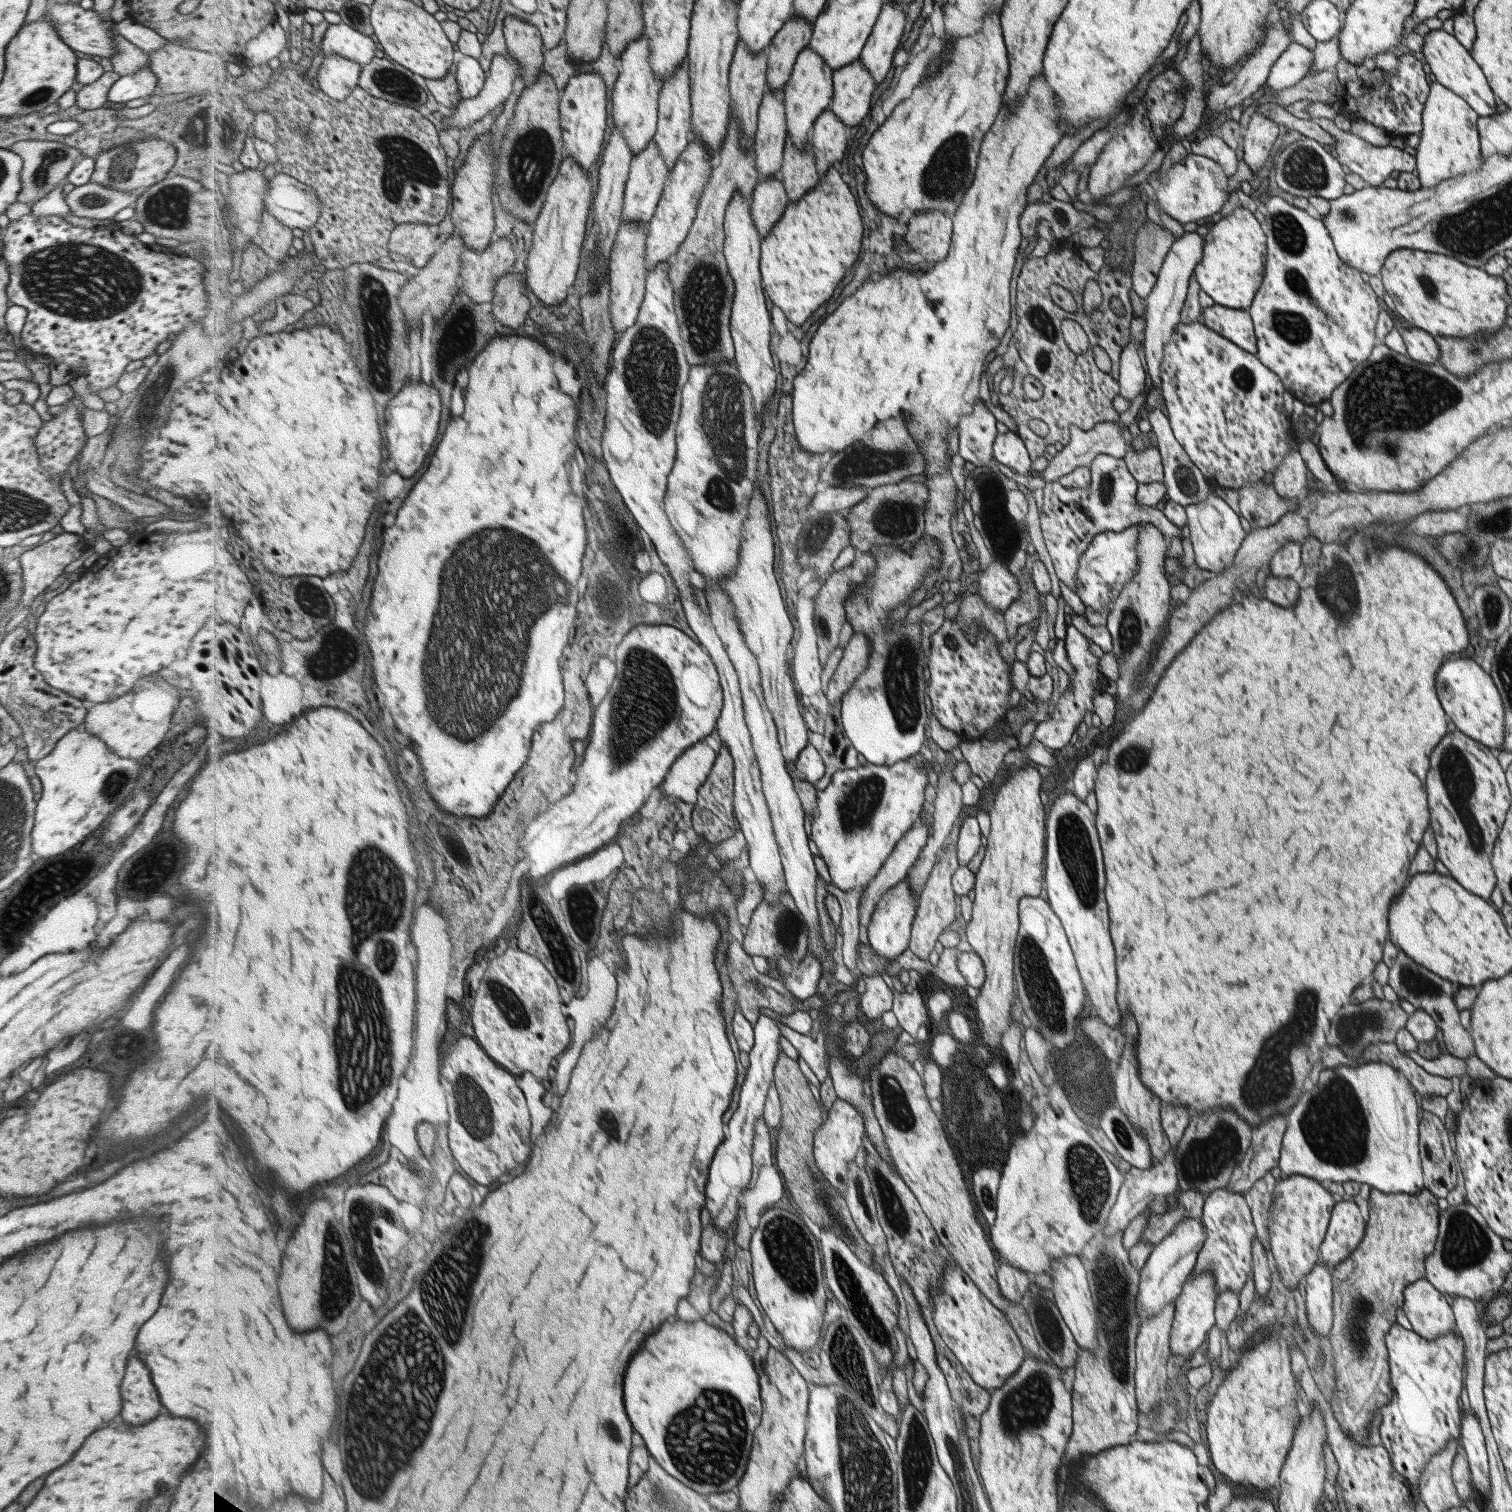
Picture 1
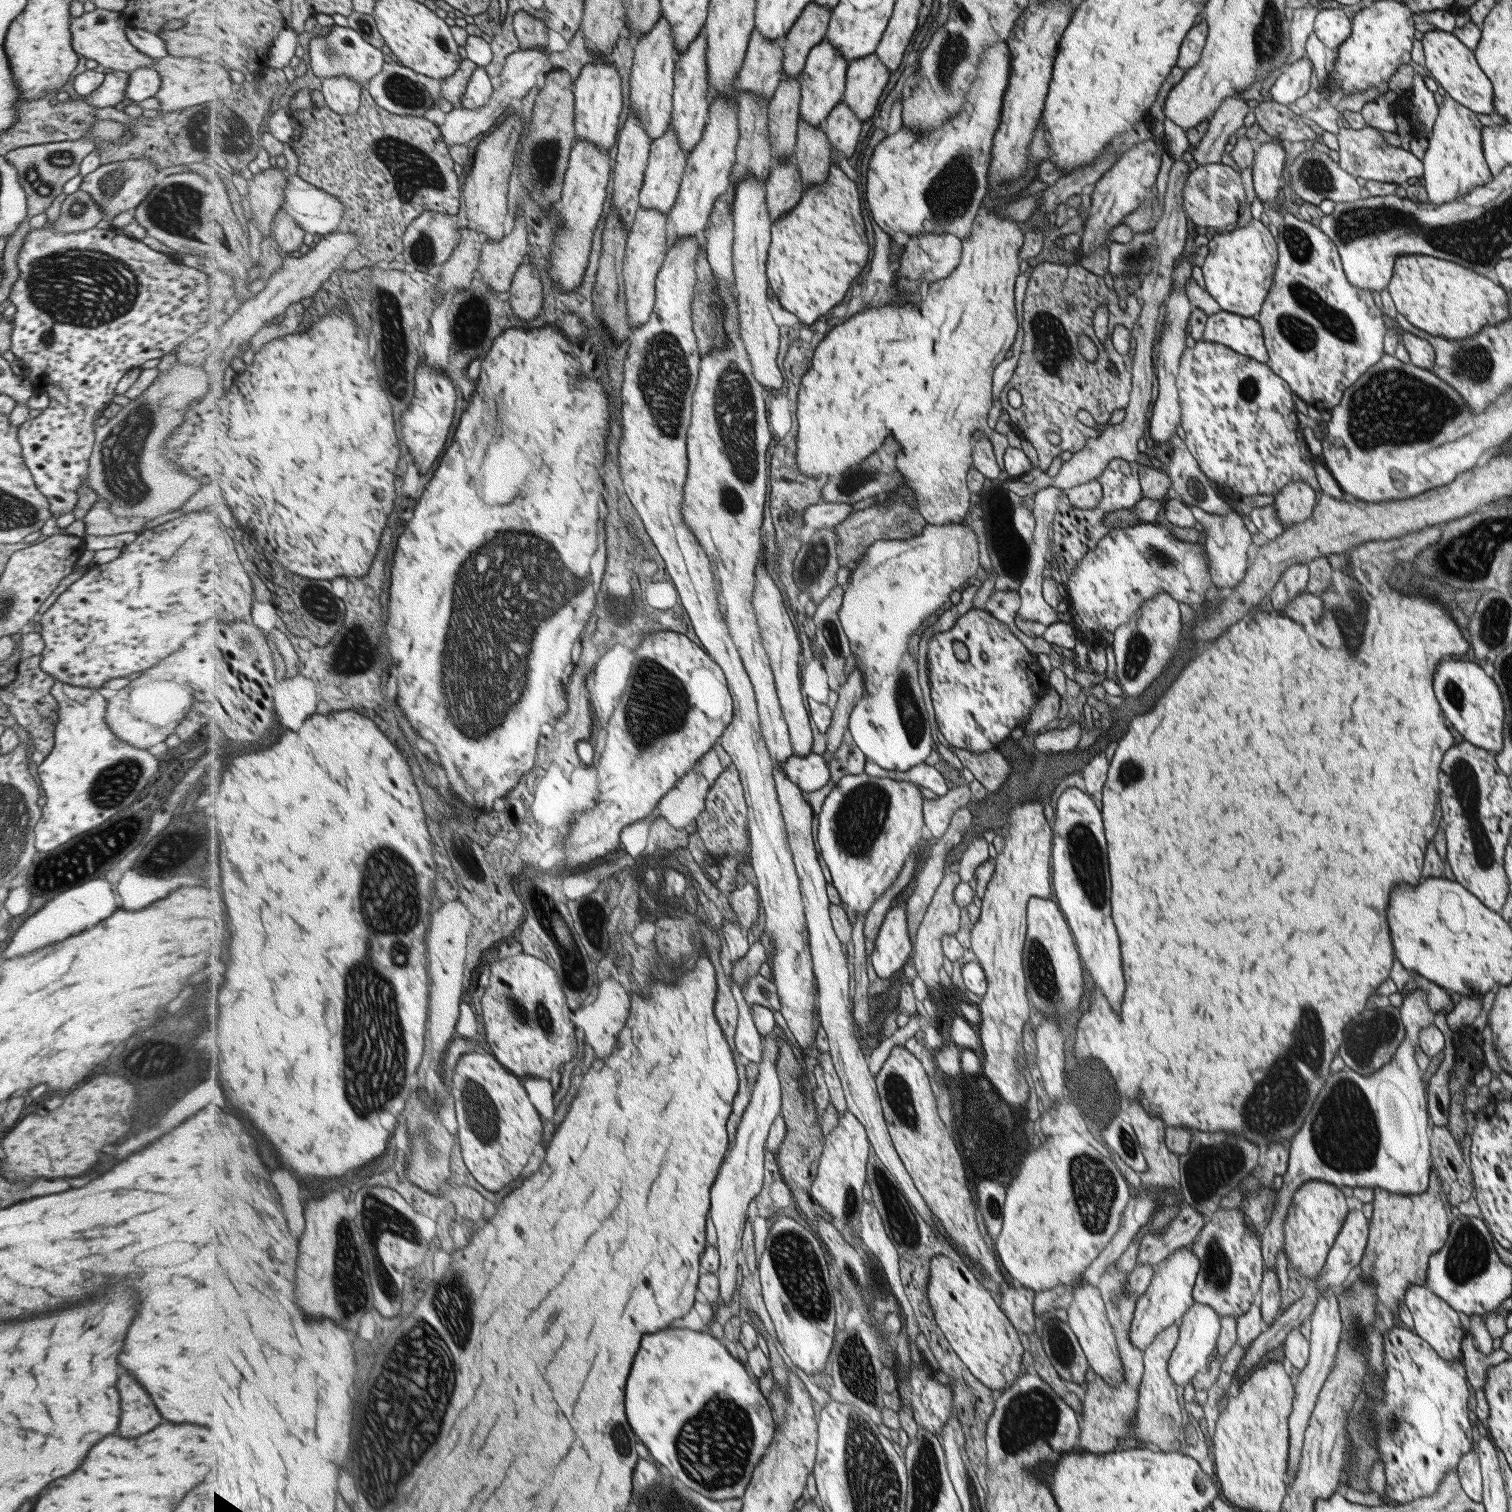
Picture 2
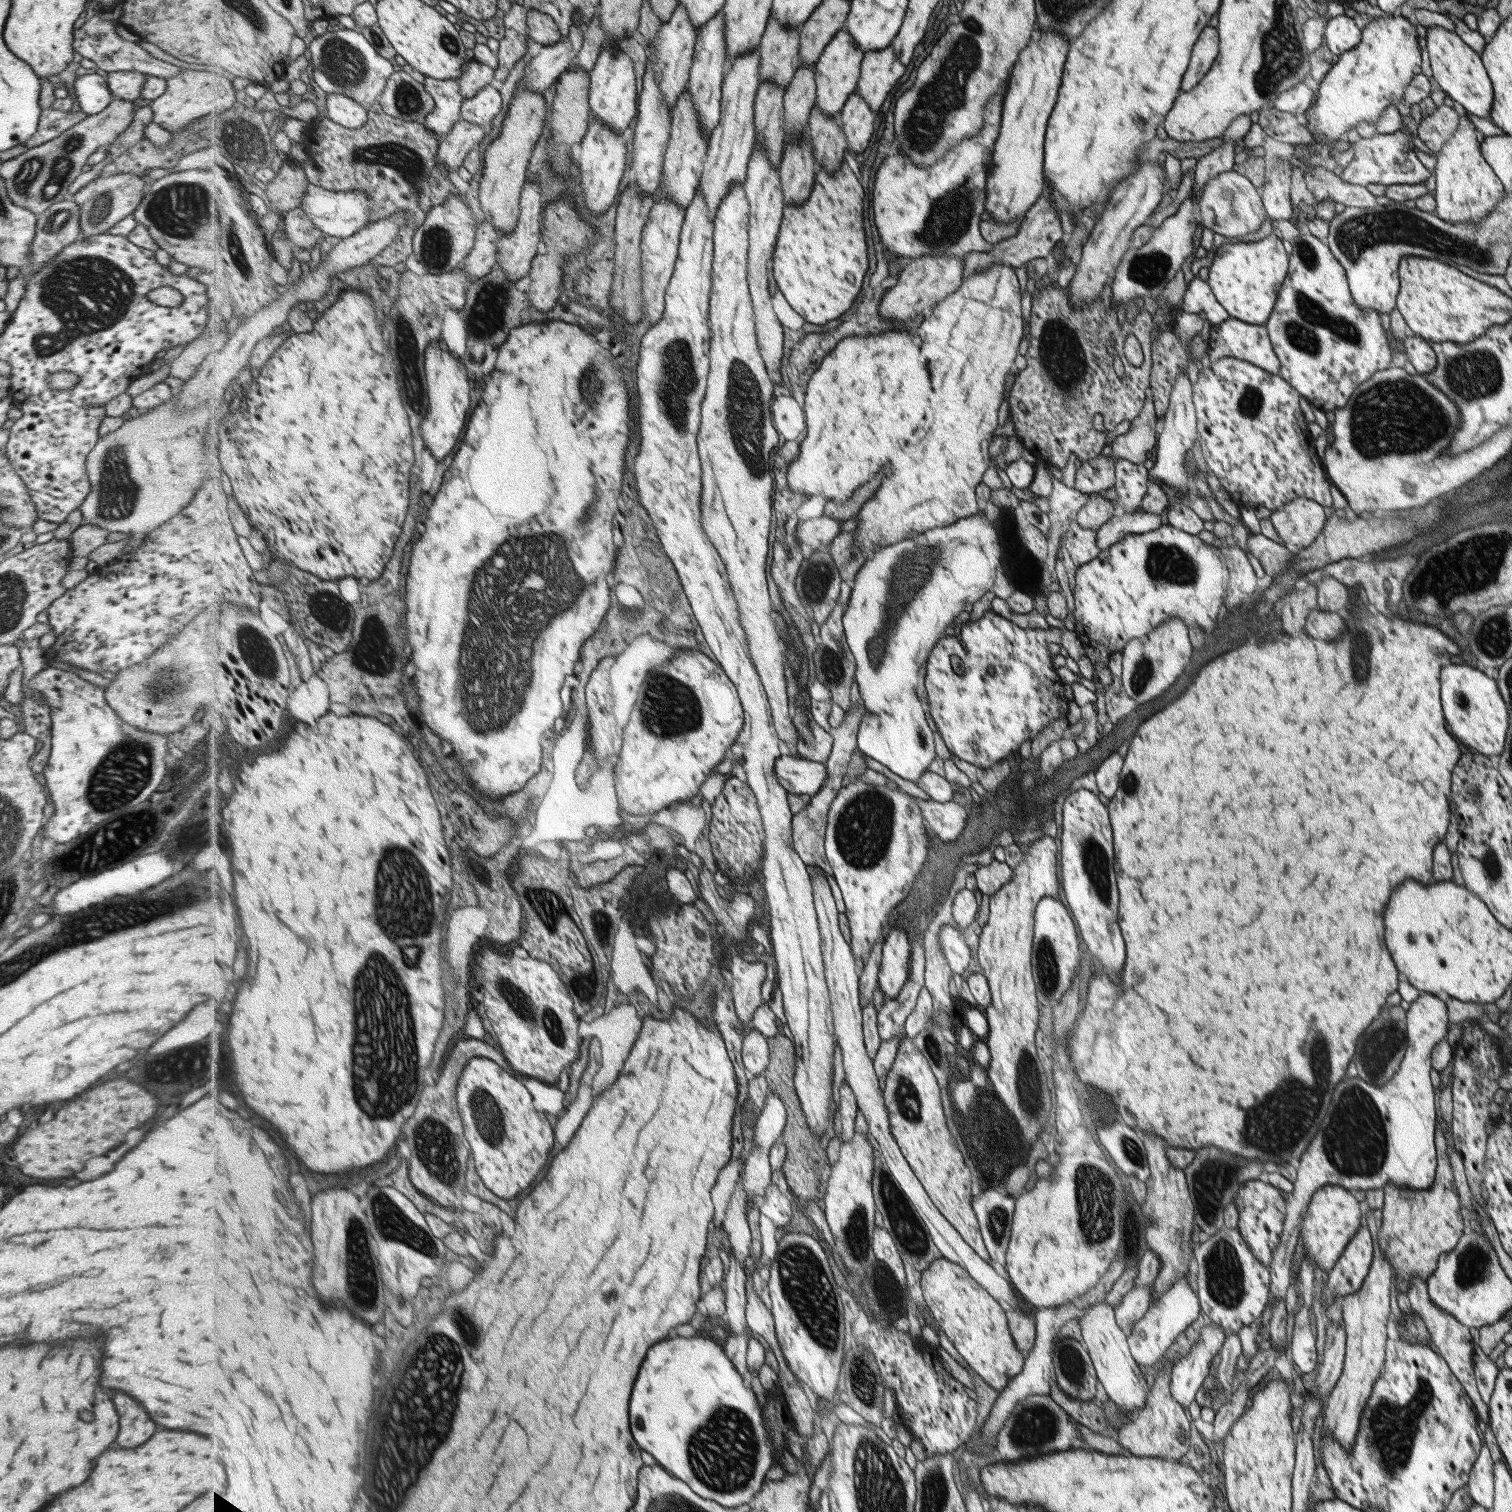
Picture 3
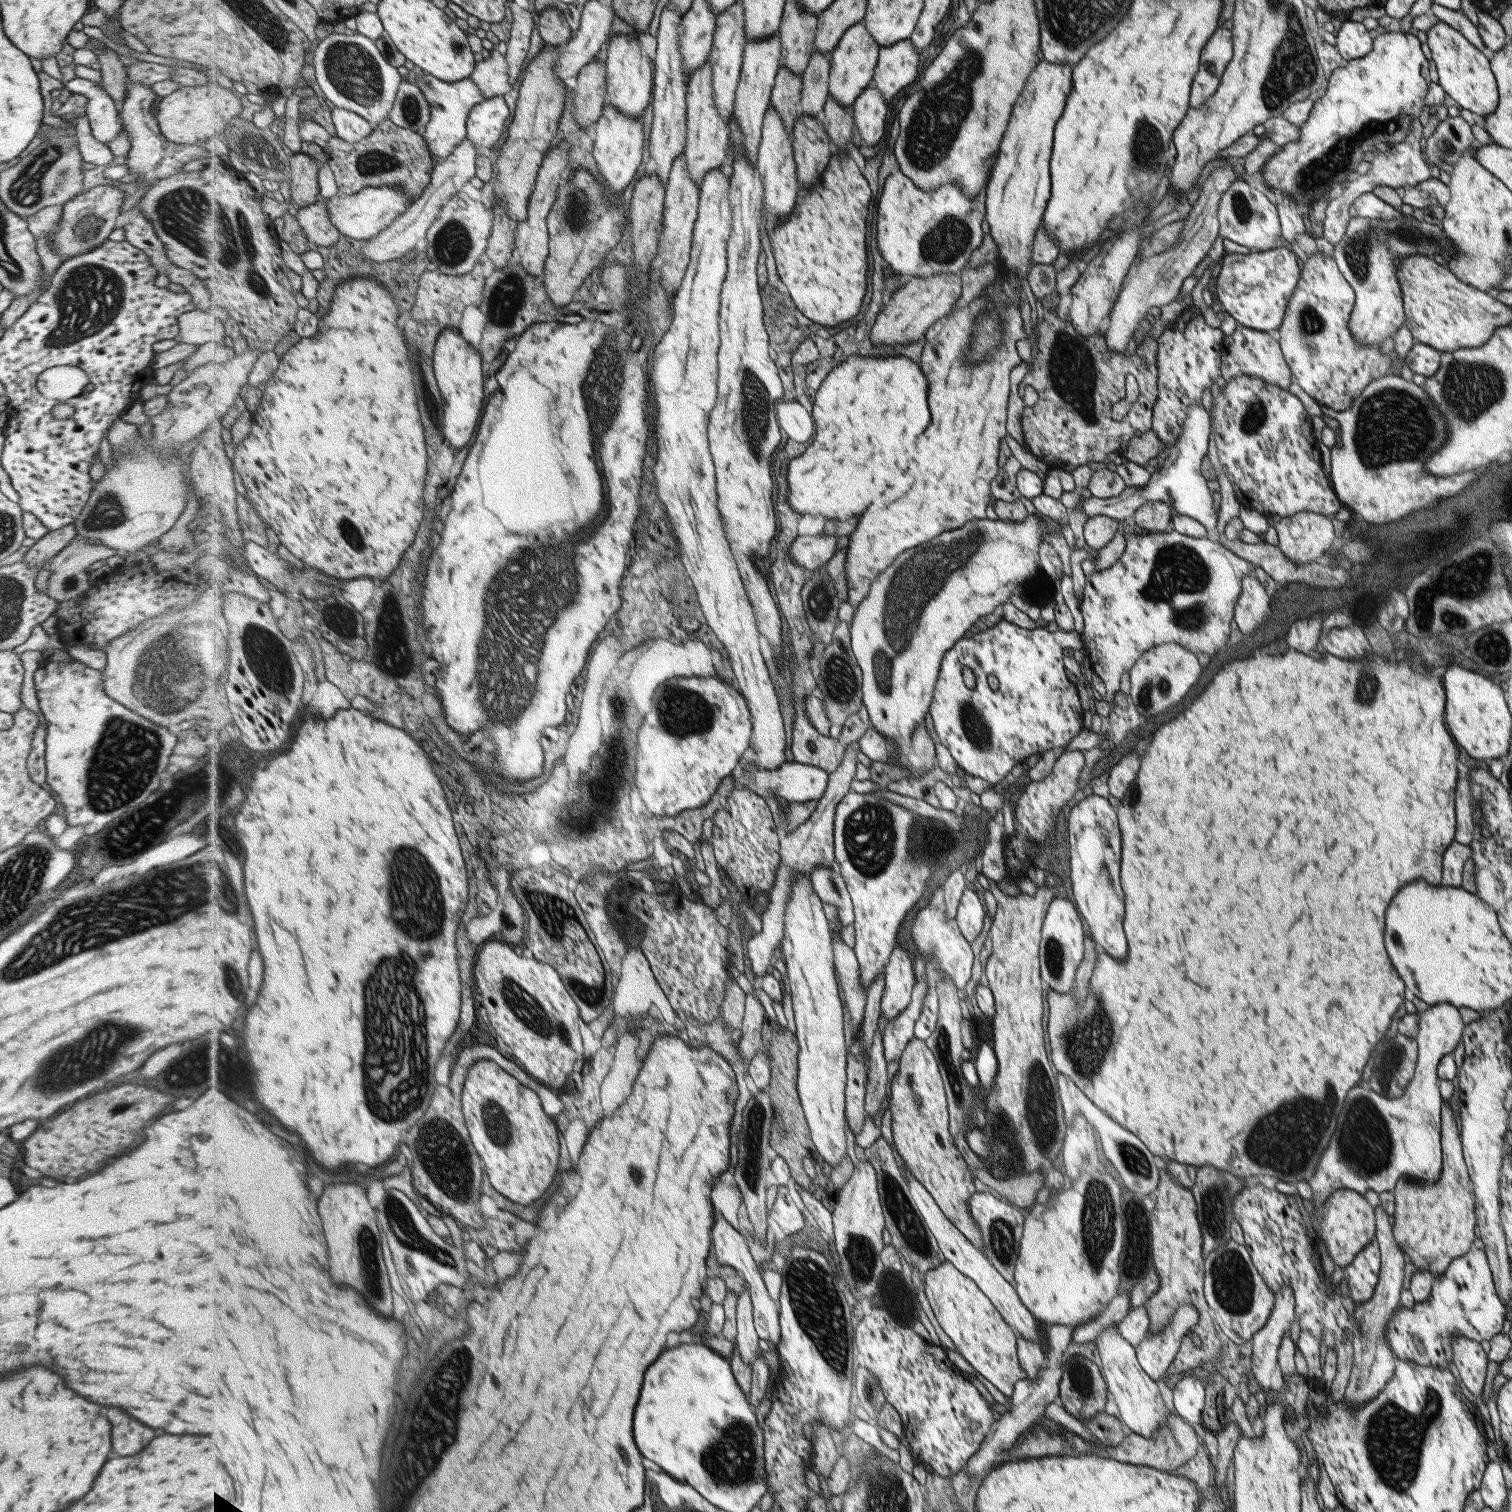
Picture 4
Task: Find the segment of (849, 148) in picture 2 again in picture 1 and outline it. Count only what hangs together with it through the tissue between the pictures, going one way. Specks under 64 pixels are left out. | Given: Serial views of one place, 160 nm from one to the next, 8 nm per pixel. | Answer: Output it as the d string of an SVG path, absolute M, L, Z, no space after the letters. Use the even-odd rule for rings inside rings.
M826 109L817 119L810 144L821 175L827 174L828 170L847 152L847 146L849 146L849 138L847 138L849 132L847 130L849 128L845 126L845 123L831 109Z

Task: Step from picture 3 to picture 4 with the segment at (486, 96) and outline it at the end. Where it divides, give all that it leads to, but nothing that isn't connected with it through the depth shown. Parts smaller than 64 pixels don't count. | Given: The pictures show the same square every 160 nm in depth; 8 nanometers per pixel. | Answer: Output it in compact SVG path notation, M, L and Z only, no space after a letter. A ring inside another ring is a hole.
M494 96L473 107L468 118L468 139L478 148L493 148L505 134L505 126L511 118L511 109L505 98Z

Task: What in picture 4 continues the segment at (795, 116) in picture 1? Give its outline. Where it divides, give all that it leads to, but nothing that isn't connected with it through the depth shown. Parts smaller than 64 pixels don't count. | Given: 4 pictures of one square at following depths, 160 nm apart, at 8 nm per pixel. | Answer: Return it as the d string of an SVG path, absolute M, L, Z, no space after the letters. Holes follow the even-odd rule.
M861 22L852 26L840 40L840 44L831 53L832 67L830 74L830 94L842 105L851 108L855 101L864 93L864 90L873 82L873 69L878 59L876 40L869 32L868 26Z

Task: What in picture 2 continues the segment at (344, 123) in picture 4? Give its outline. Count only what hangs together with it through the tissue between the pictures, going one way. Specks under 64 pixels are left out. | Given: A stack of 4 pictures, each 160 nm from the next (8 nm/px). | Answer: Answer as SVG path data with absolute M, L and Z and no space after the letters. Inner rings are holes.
M332 76L322 79L322 94L326 104L337 114L353 114L360 109L363 87L350 76Z

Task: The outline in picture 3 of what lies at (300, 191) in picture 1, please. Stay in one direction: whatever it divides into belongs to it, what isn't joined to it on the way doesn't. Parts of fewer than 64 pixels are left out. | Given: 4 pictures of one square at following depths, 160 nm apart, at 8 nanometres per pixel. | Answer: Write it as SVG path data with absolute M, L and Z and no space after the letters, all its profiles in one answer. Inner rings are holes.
M310 183L301 208L313 220L313 224L321 229L325 235L336 236L341 239L353 236L357 231L371 223L371 200L361 190L331 191Z

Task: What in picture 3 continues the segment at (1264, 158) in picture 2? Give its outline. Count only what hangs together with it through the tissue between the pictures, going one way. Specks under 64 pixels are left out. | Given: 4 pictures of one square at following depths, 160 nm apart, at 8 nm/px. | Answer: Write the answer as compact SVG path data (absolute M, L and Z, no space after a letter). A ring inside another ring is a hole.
M1274 160L1267 182L1261 185L1261 206L1265 214L1275 222L1291 221L1293 210L1289 200L1290 165L1286 161Z

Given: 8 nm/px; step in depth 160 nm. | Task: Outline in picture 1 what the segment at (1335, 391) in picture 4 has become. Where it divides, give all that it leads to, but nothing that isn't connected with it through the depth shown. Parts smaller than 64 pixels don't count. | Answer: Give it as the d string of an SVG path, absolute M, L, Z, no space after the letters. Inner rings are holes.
M1269 197L1263 203L1265 214L1260 228L1265 236L1264 275L1246 311L1252 317L1256 336L1256 357L1289 387L1289 392L1303 404L1319 405L1328 400L1334 389L1352 374L1360 362L1368 360L1373 349L1373 328L1379 306L1373 292L1359 271L1345 265L1336 254L1332 237L1322 220L1311 218L1304 210L1290 206L1278 197Z

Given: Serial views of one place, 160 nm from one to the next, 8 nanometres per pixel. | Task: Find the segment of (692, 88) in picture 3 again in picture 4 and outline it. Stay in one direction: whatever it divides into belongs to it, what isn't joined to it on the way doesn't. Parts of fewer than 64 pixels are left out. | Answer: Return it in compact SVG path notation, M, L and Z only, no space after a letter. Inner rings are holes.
M741 1L719 14L713 50L708 62L714 70L714 93L716 103L727 122L731 122L736 105L736 92L740 88L742 70L744 70L744 54L747 44L745 7Z

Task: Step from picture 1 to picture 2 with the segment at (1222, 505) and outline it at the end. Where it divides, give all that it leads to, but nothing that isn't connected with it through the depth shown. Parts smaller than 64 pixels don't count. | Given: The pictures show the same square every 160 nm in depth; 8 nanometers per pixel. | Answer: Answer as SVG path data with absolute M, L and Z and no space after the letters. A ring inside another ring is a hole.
M1189 506L1193 518L1201 524L1203 532L1205 532L1205 540L1203 540L1204 553L1208 562L1208 573L1210 574L1212 584L1216 588L1234 588L1238 582L1243 580L1247 561L1247 548L1251 544L1249 538L1250 532L1243 524L1242 518L1235 512L1226 512L1225 516L1218 514L1209 514L1196 506Z

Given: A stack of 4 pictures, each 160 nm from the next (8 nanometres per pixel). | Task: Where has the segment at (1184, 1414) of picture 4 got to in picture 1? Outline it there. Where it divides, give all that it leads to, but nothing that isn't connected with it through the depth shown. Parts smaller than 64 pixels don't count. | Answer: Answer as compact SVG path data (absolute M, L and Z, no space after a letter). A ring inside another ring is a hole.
M1194 1270L1188 1274L1181 1293L1174 1299L1174 1315L1171 1323L1168 1347L1170 1354L1187 1356L1190 1358L1192 1352L1201 1346L1205 1340L1209 1328L1214 1324L1214 1302L1217 1296L1215 1279L1210 1272L1204 1270L1200 1274L1194 1274Z

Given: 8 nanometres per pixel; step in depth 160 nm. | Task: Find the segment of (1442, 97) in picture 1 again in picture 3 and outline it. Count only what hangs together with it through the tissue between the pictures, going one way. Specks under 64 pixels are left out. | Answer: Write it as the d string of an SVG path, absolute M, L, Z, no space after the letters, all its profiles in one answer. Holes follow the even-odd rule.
M1466 114L1464 117L1458 116L1455 132L1440 146L1432 170L1435 174L1433 214L1437 219L1447 223L1475 223L1487 216L1487 213L1491 213L1497 203L1501 203L1503 186L1479 154L1479 144L1482 144L1484 137Z

